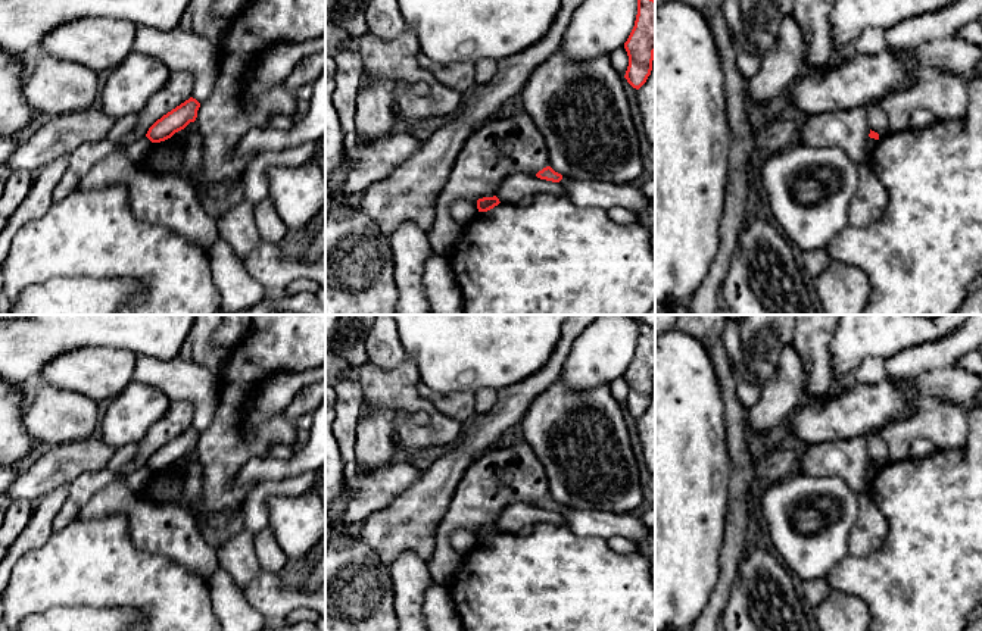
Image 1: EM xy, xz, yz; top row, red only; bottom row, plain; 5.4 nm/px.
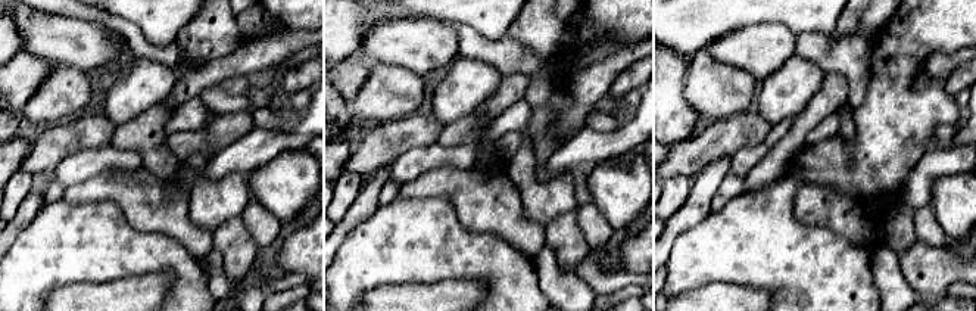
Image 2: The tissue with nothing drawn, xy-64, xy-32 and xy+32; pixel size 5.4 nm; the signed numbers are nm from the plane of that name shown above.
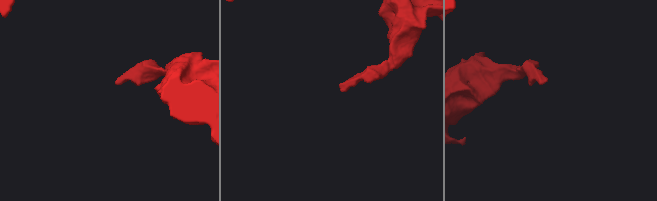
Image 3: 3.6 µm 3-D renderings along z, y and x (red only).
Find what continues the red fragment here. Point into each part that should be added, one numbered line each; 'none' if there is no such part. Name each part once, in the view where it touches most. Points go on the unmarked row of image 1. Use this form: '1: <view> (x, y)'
none

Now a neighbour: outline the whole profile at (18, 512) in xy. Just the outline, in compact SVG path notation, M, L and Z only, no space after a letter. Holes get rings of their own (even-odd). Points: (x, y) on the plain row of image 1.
M10 500L4 505L4 522L0 528L0 544L6 549L19 537L34 513L34 502Z

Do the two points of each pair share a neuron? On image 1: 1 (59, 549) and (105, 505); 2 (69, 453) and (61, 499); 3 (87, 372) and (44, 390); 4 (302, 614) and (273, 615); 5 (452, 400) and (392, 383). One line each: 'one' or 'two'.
1: two
2: two
3: two
4: two
5: two

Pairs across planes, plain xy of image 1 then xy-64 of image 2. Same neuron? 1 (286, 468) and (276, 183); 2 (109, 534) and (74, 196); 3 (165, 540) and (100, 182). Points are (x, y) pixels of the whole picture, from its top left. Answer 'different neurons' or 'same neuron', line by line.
1: different neurons
2: different neurons
3: same neuron

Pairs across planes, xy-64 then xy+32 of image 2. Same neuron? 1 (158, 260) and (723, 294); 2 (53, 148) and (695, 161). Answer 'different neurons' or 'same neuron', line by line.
1: different neurons
2: same neuron

